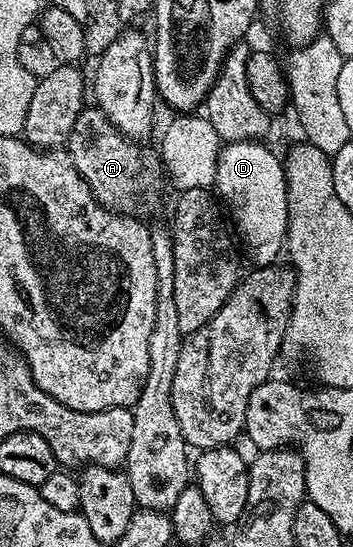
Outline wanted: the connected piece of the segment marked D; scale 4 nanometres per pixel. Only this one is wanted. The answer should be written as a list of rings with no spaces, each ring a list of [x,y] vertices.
[[[257,140],[250,142],[226,143],[219,153],[218,166],[215,169],[214,185],[218,195],[229,204],[235,224],[241,234],[240,241],[244,242],[247,254],[254,267],[274,265],[279,254],[282,255],[286,245],[288,226],[288,196],[287,196],[287,175],[283,170],[282,159],[279,159]]]

